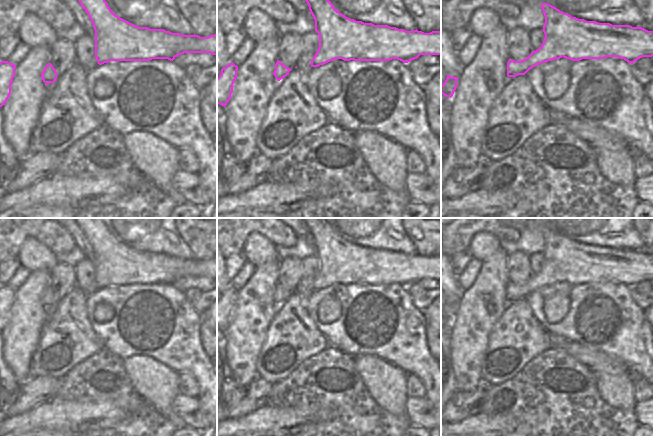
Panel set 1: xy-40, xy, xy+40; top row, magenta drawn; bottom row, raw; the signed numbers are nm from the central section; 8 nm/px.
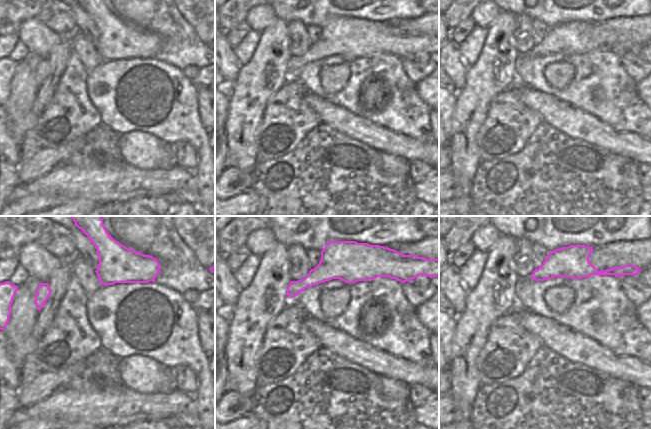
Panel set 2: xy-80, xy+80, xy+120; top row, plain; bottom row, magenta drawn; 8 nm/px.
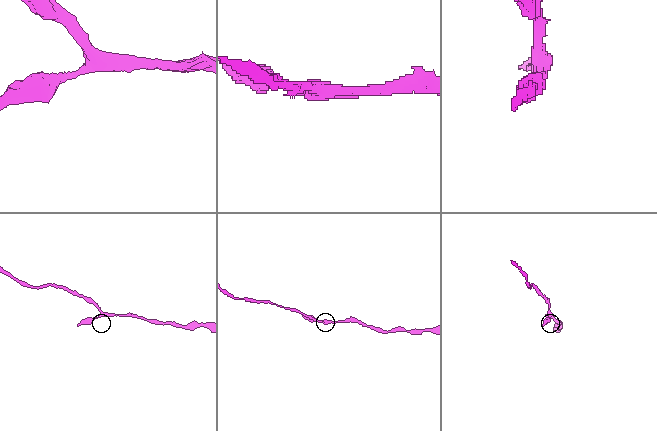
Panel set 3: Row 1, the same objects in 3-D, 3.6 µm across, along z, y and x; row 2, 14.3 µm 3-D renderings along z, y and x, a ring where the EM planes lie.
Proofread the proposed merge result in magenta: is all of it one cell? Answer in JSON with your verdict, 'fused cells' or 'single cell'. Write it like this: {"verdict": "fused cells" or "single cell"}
{"verdict": "single cell"}

